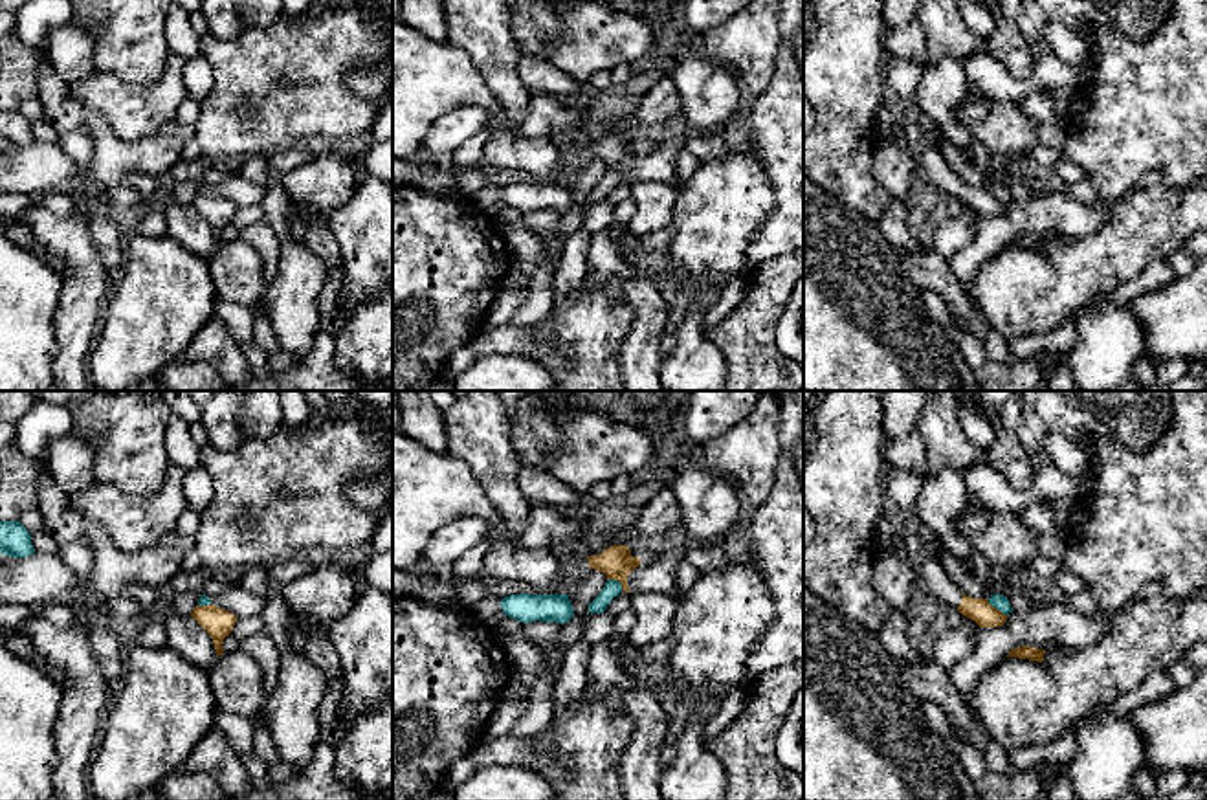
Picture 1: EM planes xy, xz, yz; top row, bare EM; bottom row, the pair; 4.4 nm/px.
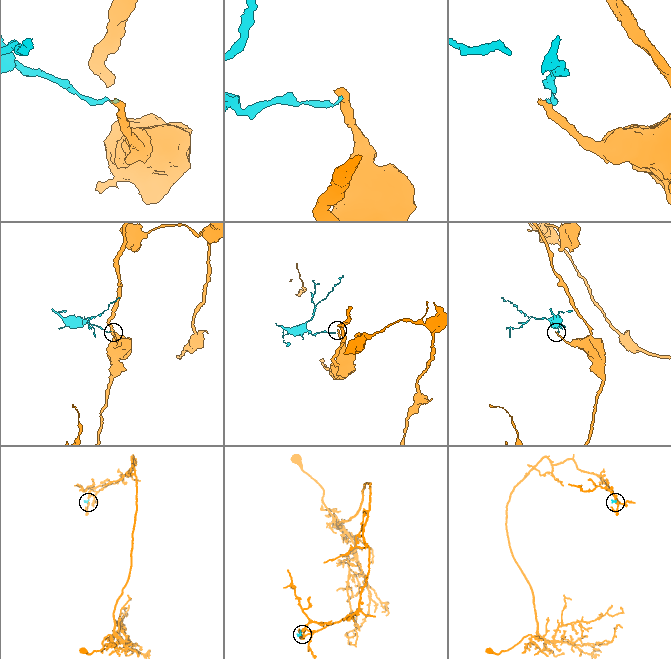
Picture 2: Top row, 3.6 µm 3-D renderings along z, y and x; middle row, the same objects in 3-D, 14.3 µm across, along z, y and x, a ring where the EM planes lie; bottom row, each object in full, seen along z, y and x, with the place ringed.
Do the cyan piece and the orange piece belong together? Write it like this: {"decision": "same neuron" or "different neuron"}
{"decision": "different neuron"}

